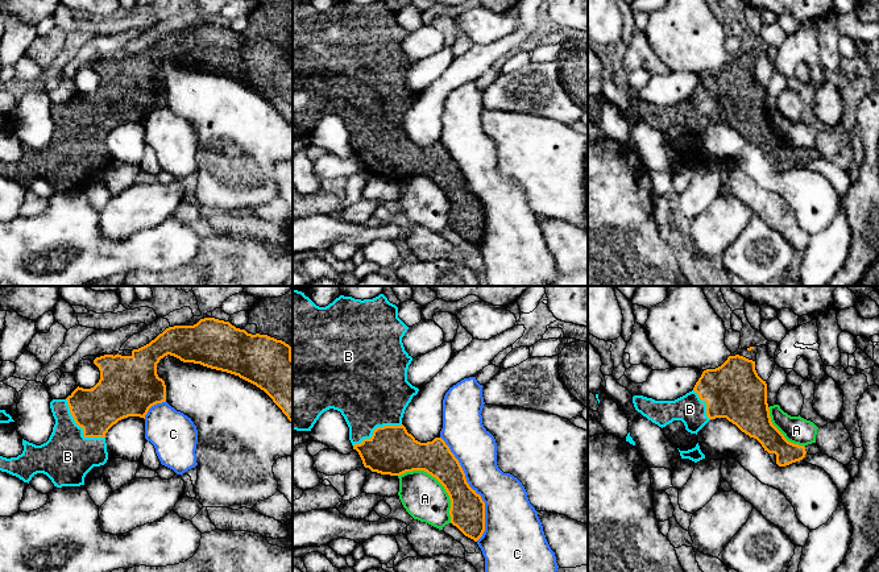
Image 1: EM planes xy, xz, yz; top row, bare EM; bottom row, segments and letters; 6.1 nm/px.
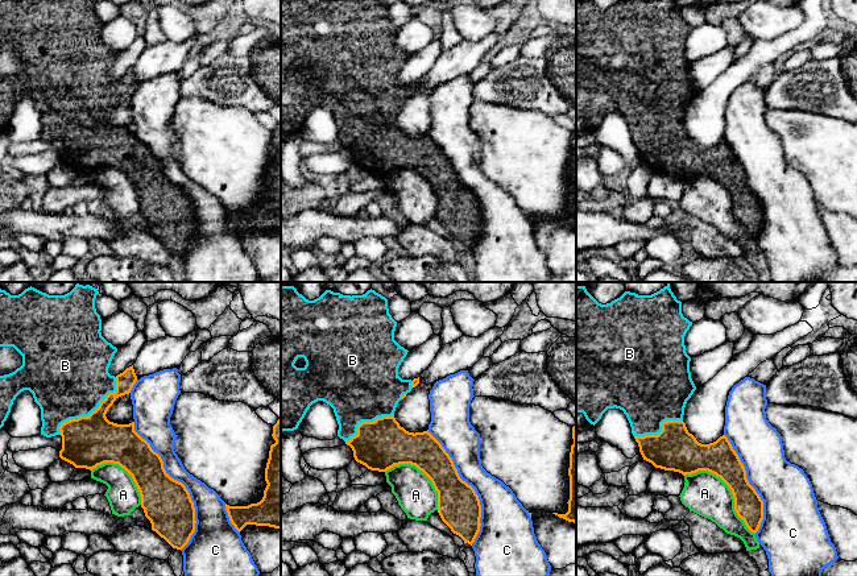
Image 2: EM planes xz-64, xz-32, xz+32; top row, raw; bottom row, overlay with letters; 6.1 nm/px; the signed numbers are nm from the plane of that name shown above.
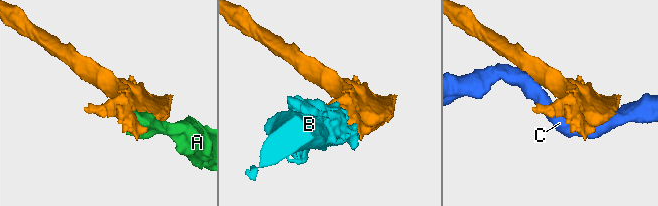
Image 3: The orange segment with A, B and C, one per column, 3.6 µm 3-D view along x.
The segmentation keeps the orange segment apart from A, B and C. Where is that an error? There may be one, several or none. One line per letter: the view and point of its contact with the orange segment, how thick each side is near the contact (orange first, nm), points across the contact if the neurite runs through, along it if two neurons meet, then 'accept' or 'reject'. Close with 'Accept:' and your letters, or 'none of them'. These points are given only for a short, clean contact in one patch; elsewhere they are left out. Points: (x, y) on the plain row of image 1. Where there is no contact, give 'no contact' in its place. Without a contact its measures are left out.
A: xz (439, 186) | 220/280 nm | reject
B: xy (81, 131) | 280/320 nm | accept
C: xz (472, 194) | 220/280 nm | reject
Accept: B

